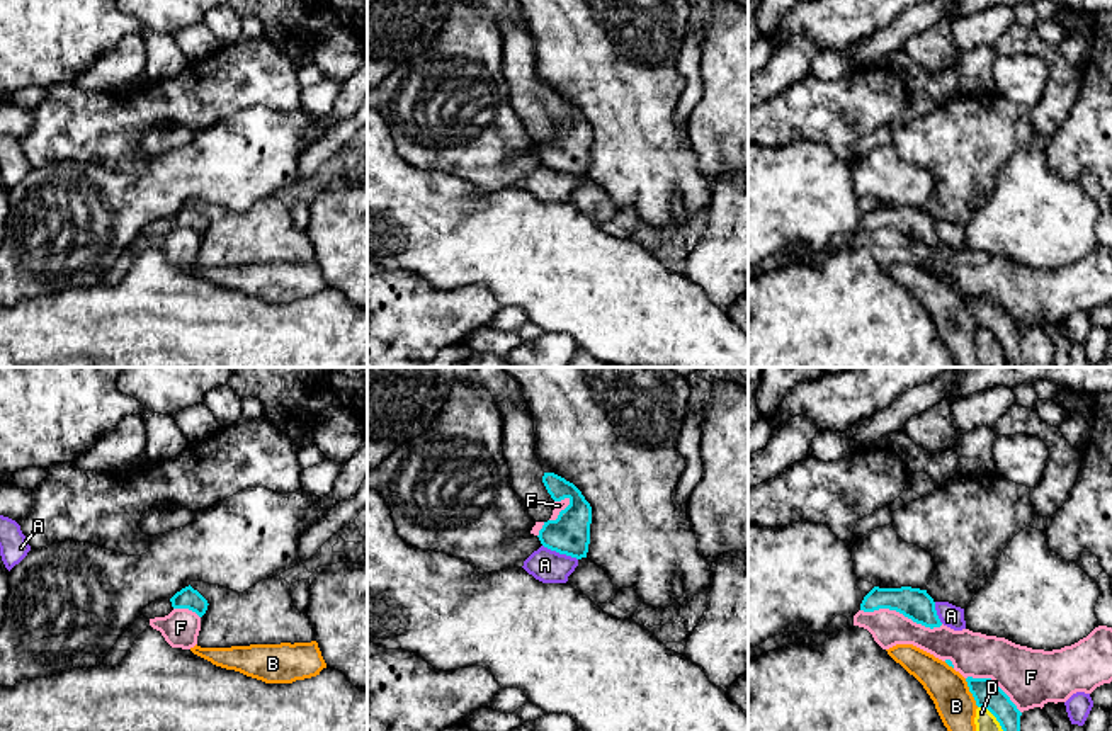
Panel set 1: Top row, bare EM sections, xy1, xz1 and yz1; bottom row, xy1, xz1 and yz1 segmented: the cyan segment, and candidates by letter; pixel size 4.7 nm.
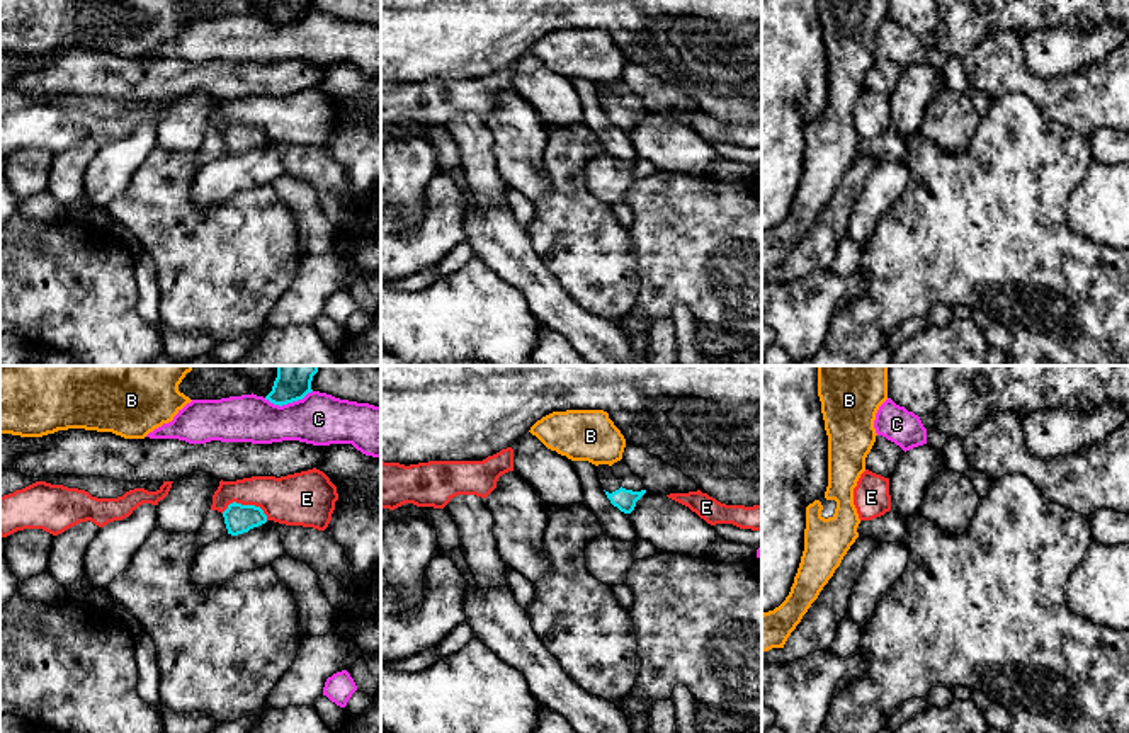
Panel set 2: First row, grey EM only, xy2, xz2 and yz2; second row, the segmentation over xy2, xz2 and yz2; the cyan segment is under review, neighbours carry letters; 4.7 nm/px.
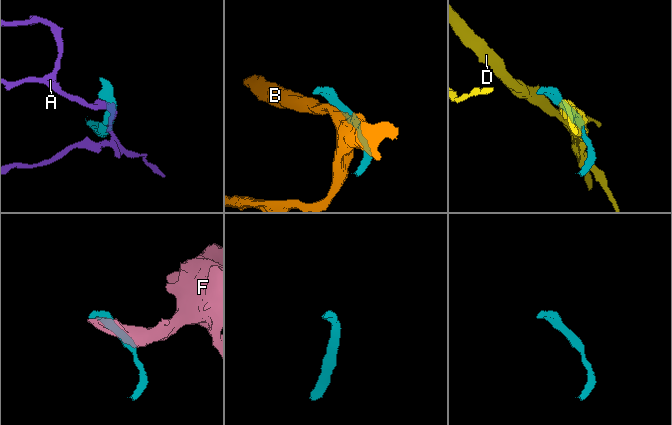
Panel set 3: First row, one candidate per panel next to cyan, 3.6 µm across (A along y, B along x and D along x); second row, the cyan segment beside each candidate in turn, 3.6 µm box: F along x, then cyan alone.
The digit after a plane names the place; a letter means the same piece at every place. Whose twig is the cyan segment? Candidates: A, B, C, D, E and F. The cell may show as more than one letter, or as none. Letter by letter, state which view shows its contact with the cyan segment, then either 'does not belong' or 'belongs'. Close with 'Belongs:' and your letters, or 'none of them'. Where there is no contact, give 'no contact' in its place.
A: contact in xz1; does not belong
B: contact in yz1; does not belong
C: contact in xy2; does not belong
D: contact in yz1; does not belong
E: contact in xy2; does not belong
F: contact in yz1; does not belong
Belongs: none of them

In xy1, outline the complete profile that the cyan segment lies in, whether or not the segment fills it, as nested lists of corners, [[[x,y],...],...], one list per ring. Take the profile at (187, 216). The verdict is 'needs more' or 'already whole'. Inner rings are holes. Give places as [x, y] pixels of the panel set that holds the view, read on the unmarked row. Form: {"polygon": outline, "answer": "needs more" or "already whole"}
{"polygon": [[[189,204],[177,211],[172,218],[160,218],[151,221],[143,228],[141,235],[155,238],[168,235],[173,228],[189,228],[202,236],[207,230],[207,224],[207,219]]], "answer": "needs more"}

